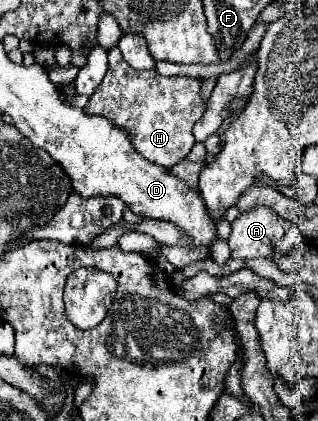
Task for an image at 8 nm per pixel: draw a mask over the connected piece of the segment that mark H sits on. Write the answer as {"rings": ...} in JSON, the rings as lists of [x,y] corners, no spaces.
{"rings":[[[116,46],[108,52],[108,72],[94,96],[90,96],[84,112],[104,116],[114,126],[124,128],[130,134],[134,148],[146,160],[170,168],[184,160],[196,144],[192,126],[204,112],[200,86],[200,76],[160,76],[156,70],[136,72],[136,68],[120,56],[120,48]]]}

